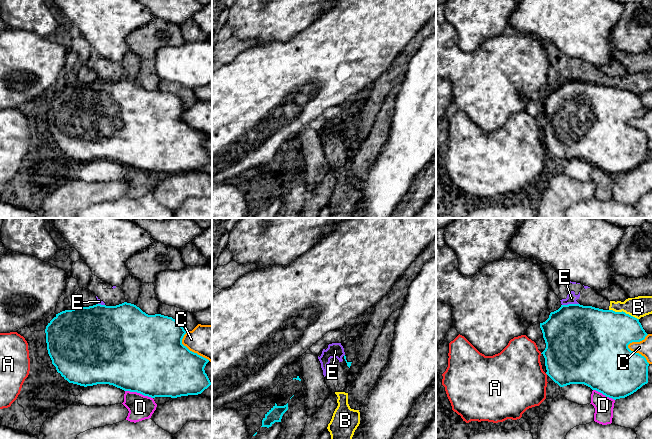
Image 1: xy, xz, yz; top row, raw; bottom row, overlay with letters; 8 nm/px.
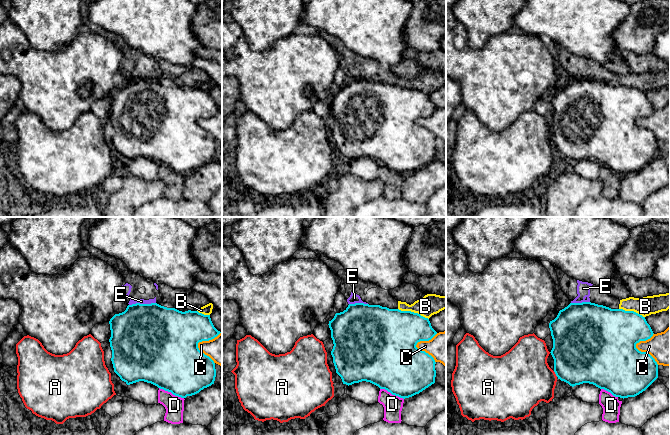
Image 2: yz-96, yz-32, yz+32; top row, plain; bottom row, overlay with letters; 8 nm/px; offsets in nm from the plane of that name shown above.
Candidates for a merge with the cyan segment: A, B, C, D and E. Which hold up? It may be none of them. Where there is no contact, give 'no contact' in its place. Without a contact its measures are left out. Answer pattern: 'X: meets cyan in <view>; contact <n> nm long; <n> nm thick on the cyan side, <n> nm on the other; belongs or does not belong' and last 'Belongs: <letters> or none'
A: no contact; does not belong
B: meets cyan in yz; contact 260 nm long; 420 nm thick on the cyan side, 170 nm on the other; does not belong
C: meets cyan in yz; contact 240 nm long; 500 nm thick on the cyan side, 120 nm on the other; does not belong
D: meets cyan in xy; contact 240 nm long; 500 nm thick on the cyan side, 200 nm on the other; does not belong
E: meets cyan in yz; contact 140 nm long; 480 nm thick on the cyan side, 80 nm on the other; does not belong
Belongs: none

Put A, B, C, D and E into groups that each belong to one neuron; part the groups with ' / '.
A / B E / C / D

